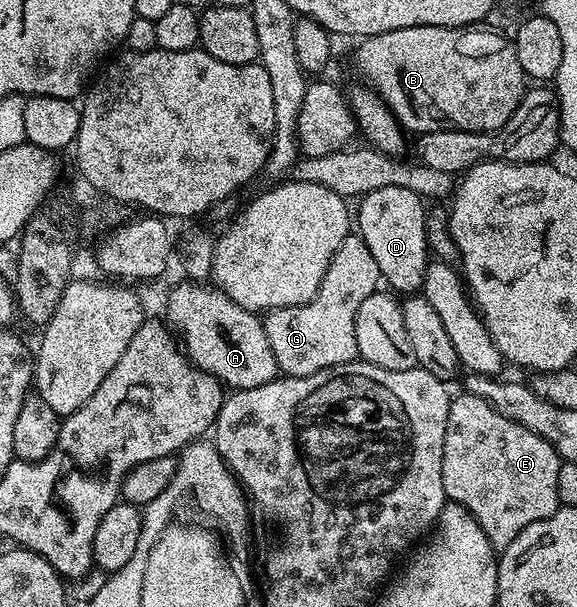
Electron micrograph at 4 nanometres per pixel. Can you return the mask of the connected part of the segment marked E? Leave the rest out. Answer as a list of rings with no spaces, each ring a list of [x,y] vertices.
[[[470,394],[456,395],[449,406],[441,482],[452,504],[465,506],[485,530],[492,548],[502,550],[533,522],[549,518],[561,506],[557,494],[560,458],[555,447],[525,426],[505,418],[489,402]]]

